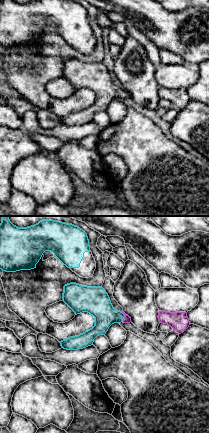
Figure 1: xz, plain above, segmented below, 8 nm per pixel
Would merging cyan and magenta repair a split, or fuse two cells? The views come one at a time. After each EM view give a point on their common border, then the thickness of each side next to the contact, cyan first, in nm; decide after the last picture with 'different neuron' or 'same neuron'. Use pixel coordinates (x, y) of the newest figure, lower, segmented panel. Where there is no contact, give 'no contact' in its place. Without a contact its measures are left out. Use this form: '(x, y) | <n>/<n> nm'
(124, 316) | 200/60 nm

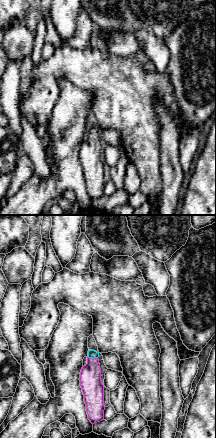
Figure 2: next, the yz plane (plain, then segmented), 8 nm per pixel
(93, 358) | 70/180 nm

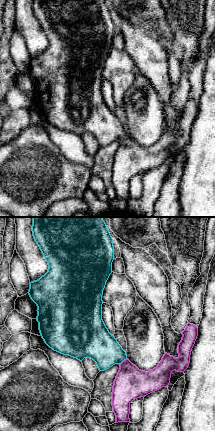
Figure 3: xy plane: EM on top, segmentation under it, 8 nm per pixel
(123, 360) | 260/260 nm

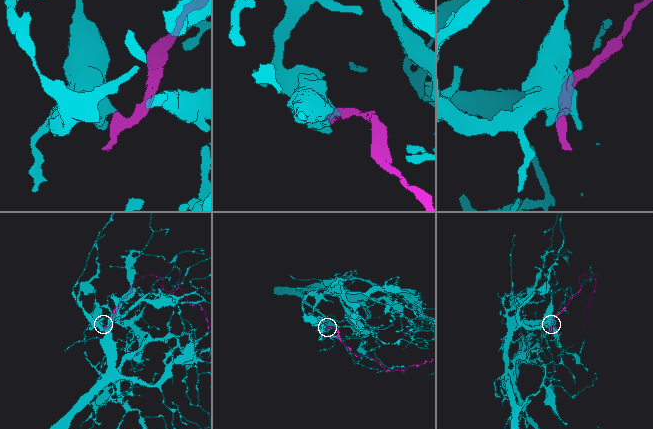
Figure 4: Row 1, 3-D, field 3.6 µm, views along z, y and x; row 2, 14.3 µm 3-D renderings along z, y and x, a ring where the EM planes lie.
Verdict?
same neuron

